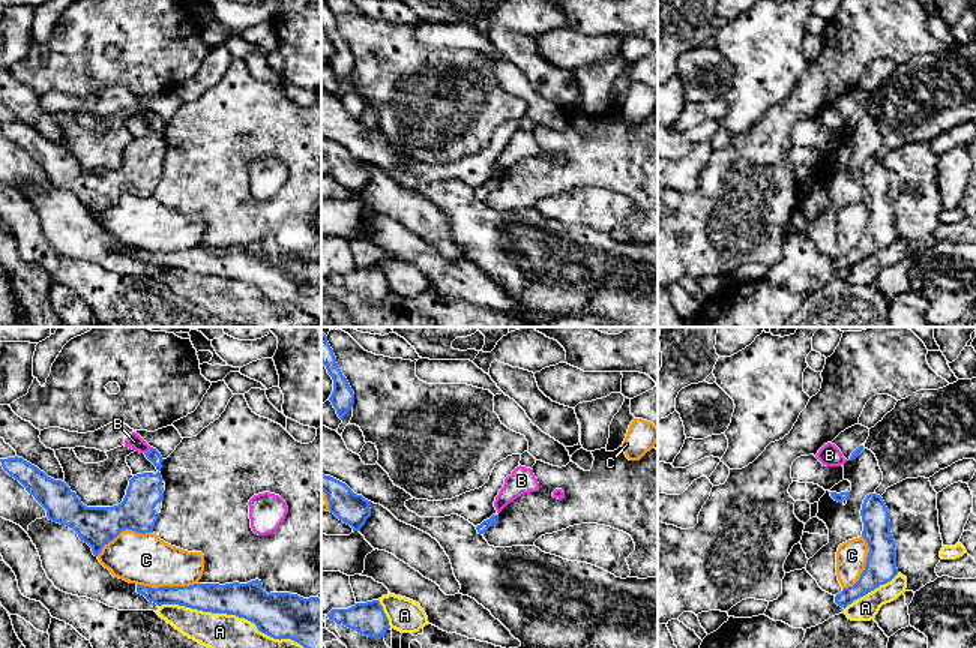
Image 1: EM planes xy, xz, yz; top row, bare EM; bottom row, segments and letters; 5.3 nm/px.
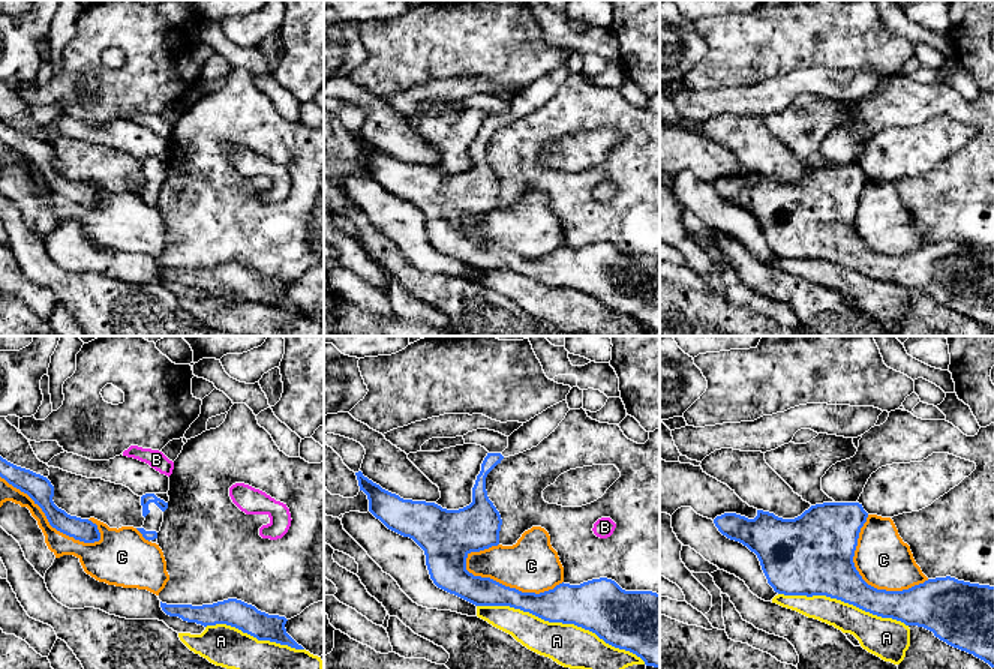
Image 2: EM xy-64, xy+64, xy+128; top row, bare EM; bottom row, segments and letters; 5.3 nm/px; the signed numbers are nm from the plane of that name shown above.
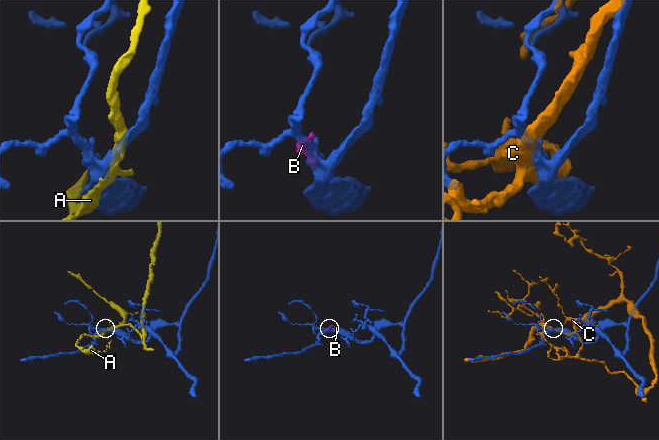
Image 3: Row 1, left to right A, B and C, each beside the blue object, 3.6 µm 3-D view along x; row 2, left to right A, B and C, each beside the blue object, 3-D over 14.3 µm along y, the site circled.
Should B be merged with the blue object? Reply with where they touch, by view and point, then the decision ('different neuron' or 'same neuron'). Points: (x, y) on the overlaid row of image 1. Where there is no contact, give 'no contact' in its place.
meets blue in xy at (149, 450); different neuron

